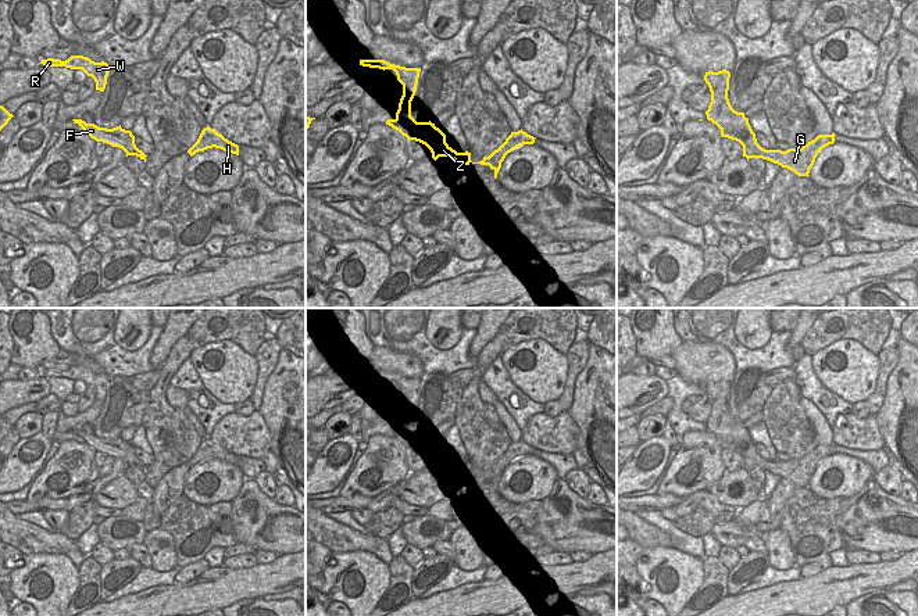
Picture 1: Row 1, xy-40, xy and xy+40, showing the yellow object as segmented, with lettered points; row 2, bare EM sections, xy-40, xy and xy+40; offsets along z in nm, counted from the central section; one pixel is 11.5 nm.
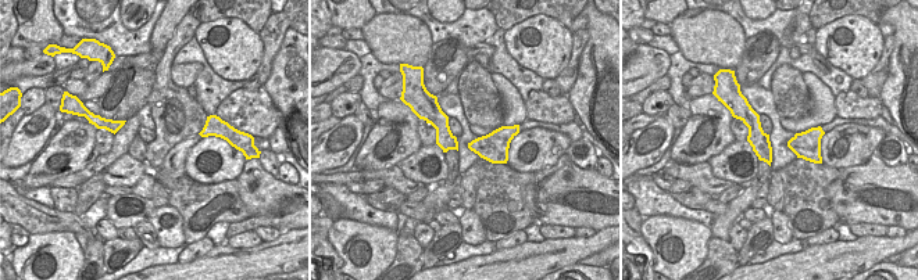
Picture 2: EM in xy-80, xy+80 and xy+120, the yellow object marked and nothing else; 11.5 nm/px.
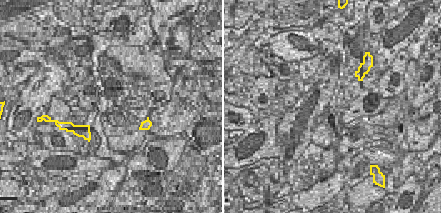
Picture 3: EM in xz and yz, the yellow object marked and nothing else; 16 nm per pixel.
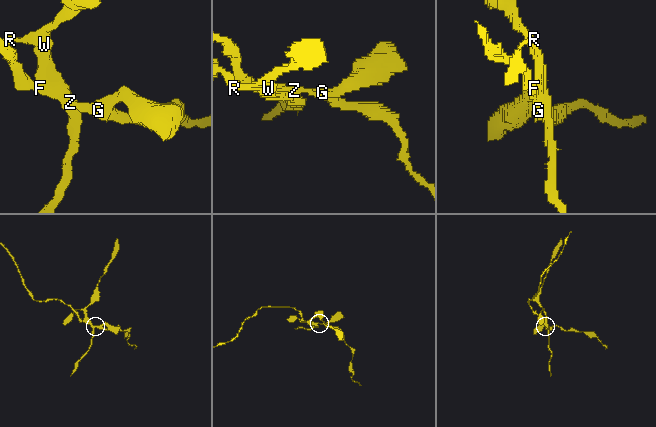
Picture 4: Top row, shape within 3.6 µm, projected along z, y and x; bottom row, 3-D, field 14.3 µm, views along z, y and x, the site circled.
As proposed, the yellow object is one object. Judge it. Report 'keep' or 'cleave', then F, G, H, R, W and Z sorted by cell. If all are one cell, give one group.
cleave; groups F G H Z / R W

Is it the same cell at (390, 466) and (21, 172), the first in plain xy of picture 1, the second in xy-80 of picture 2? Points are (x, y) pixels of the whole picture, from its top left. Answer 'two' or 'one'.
two

